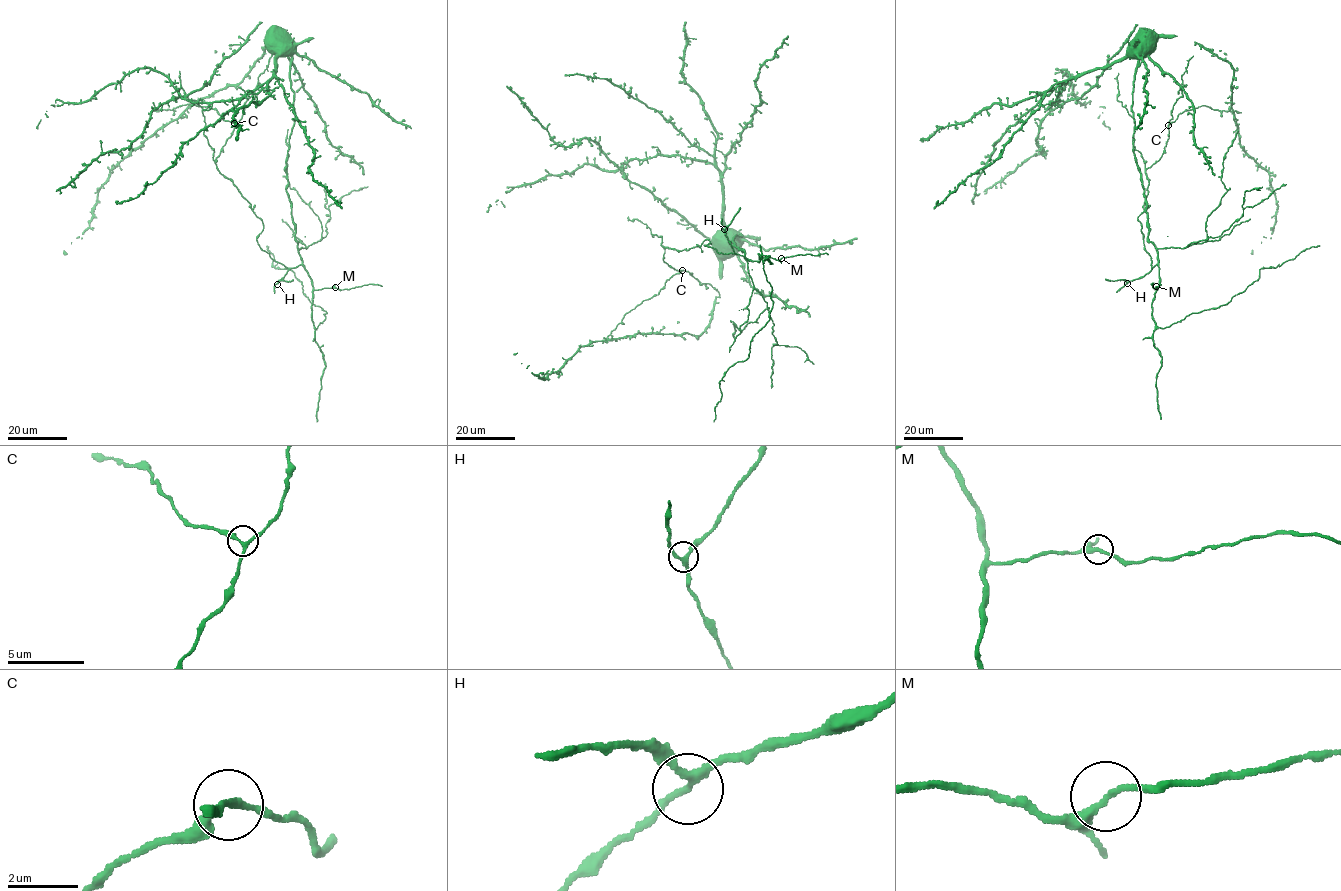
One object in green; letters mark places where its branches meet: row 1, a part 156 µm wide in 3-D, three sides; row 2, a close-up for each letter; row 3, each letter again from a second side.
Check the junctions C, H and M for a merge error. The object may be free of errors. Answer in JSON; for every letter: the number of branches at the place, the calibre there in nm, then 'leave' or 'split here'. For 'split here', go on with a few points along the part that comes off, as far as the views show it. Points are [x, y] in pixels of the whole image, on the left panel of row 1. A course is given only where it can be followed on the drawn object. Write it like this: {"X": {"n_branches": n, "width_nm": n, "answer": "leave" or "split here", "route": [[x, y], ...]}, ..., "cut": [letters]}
{"C": {"n_branches": 3, "width_nm": 190, "answer": "leave"}, "H": {"n_branches": 3, "width_nm": 200, "answer": "leave"}, "M": {"n_branches": 3, "width_nm": 190, "answer": "leave"}, "cut": []}

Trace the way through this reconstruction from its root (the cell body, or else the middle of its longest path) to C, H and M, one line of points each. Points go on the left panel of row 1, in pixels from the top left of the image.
C: (275, 261), (257, 241), (263, 222), (234, 183), (216, 167), (215, 159), (234, 123)
H: (275, 261), (288, 269), (277, 284)
M: (275, 261), (287, 267), (301, 264), (314, 290), (334, 287)

